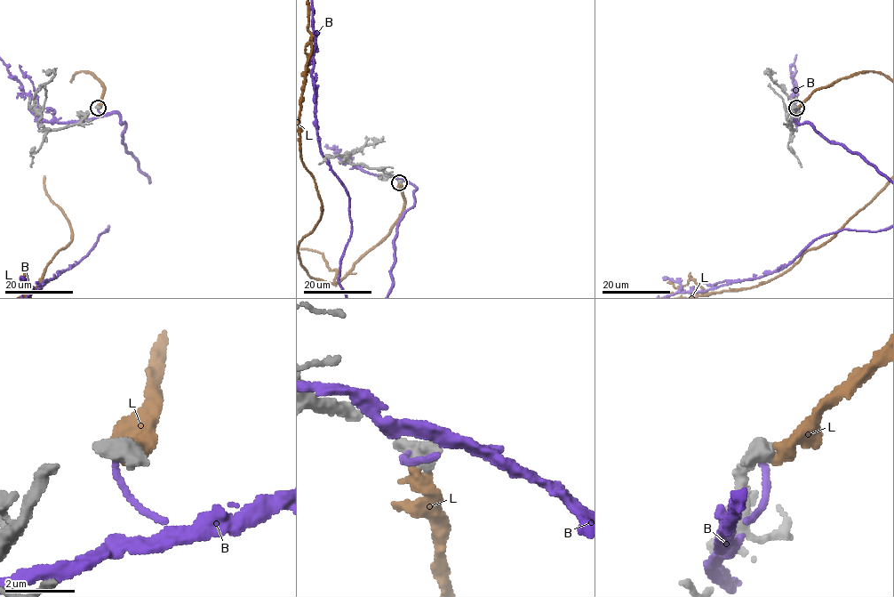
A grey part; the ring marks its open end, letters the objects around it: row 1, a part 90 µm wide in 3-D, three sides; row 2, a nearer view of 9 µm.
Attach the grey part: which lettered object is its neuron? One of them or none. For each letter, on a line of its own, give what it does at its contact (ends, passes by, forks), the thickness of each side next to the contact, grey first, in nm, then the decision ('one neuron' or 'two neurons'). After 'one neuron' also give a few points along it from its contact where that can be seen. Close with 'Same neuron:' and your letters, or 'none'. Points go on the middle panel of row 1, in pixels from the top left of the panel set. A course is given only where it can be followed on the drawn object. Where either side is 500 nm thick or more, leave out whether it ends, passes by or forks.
B: 650 nm thick on the grey side, 170 nm on the other; two neurons
L: 650 nm thick on the grey side, 480 nm on the other; one neuron; it runs (400, 182), (405, 199), (402, 214), (336, 283), (337, 271), (331, 270), (321, 253)
Same neuron: L

